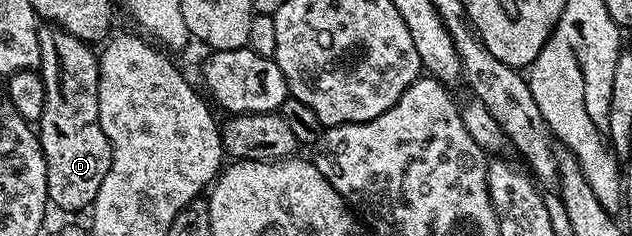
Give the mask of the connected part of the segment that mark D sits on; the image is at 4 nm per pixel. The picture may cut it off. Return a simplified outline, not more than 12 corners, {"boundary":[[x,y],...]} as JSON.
{"boundary":[[40,25],[48,200],[92,206],[112,162],[98,53]]}

